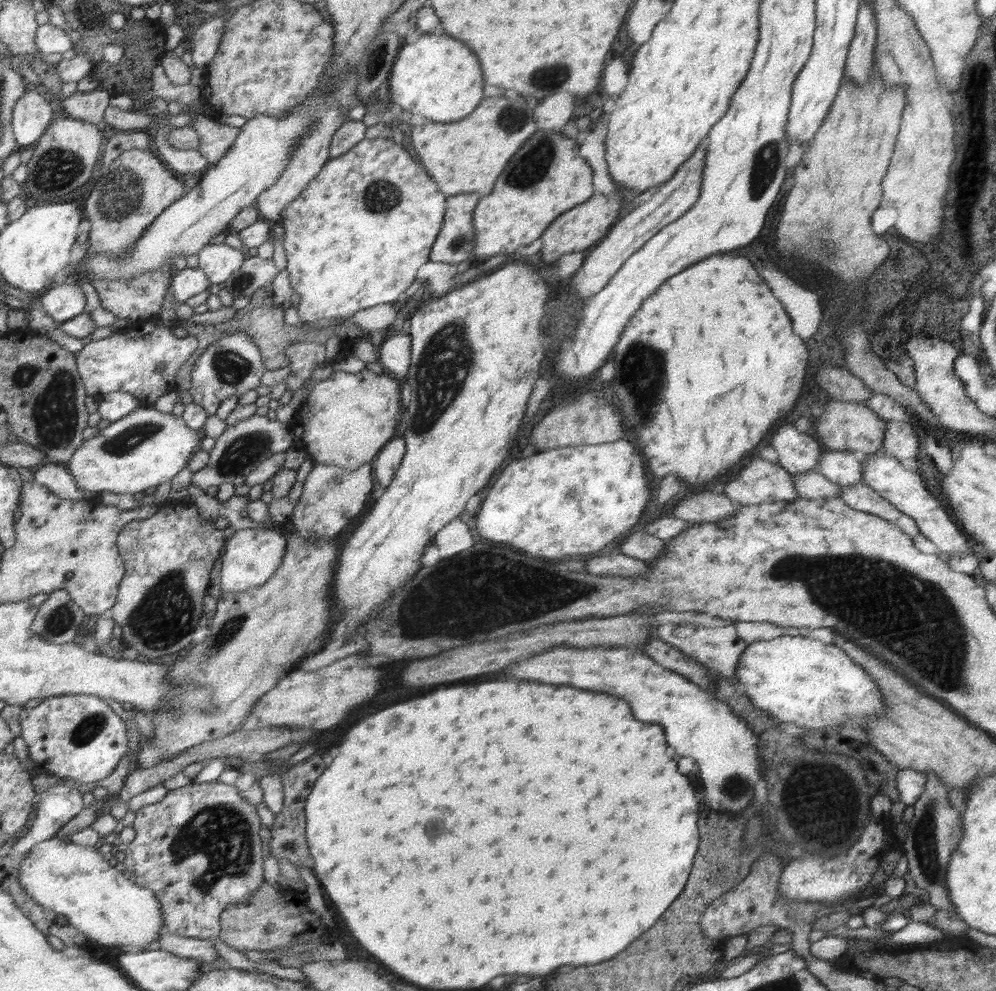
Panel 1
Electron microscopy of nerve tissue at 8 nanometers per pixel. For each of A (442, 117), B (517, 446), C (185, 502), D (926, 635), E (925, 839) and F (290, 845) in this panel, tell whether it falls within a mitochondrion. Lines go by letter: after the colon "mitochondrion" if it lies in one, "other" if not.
A: other
B: other
C: other
D: mitochondrion
E: mitochondrion
F: mitochondrion

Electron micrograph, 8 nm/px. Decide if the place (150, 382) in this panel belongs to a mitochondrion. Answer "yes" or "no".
no

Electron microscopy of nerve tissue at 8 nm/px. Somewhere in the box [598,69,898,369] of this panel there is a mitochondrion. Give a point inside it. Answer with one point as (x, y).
(767, 159)

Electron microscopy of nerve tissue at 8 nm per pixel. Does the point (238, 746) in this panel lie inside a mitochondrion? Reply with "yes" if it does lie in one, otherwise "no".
no

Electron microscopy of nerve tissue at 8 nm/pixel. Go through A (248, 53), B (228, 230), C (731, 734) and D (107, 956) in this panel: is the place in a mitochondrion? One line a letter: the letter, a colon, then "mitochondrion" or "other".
A: other
B: other
C: other
D: other

